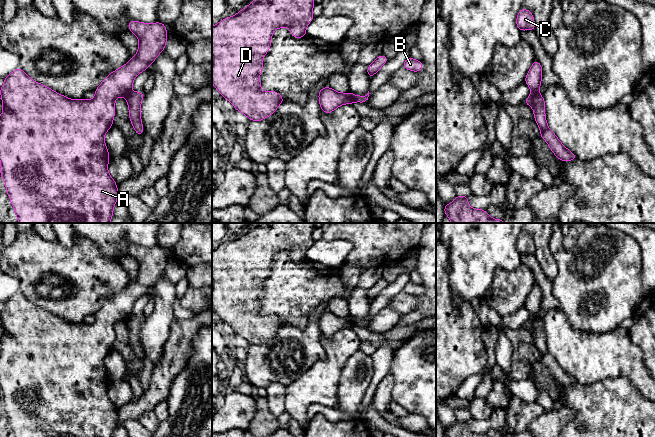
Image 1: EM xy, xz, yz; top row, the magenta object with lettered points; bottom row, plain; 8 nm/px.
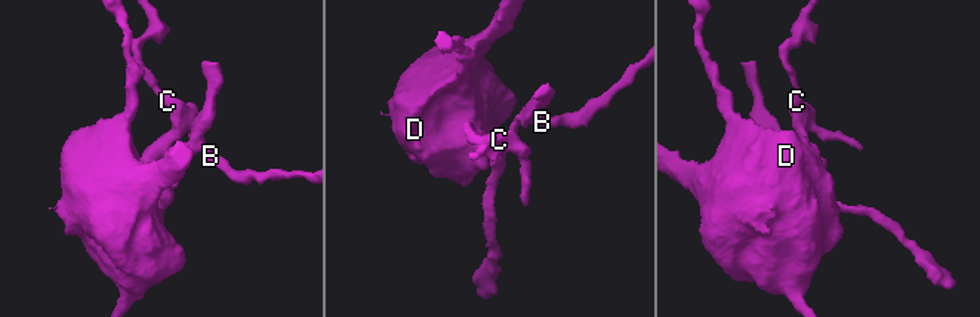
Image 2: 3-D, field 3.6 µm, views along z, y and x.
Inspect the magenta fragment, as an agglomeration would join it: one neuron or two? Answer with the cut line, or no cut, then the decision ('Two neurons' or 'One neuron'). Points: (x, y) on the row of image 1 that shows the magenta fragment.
Split along xz (352, 94), (353, 101). Two neurons

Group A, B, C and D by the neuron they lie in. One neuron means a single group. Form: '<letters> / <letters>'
A C D / B

